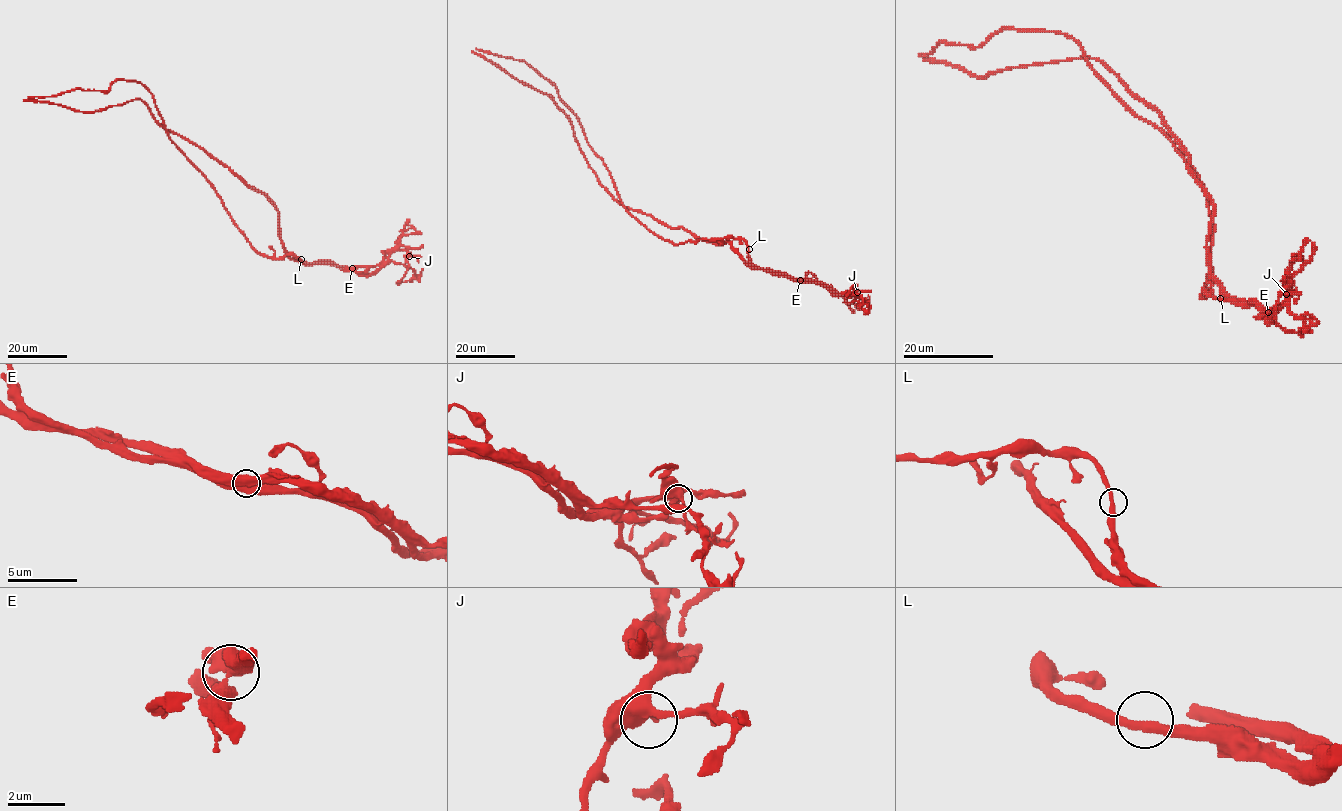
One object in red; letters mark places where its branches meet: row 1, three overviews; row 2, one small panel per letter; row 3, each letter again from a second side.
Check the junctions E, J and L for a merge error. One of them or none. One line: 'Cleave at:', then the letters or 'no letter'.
Cleave at: E

